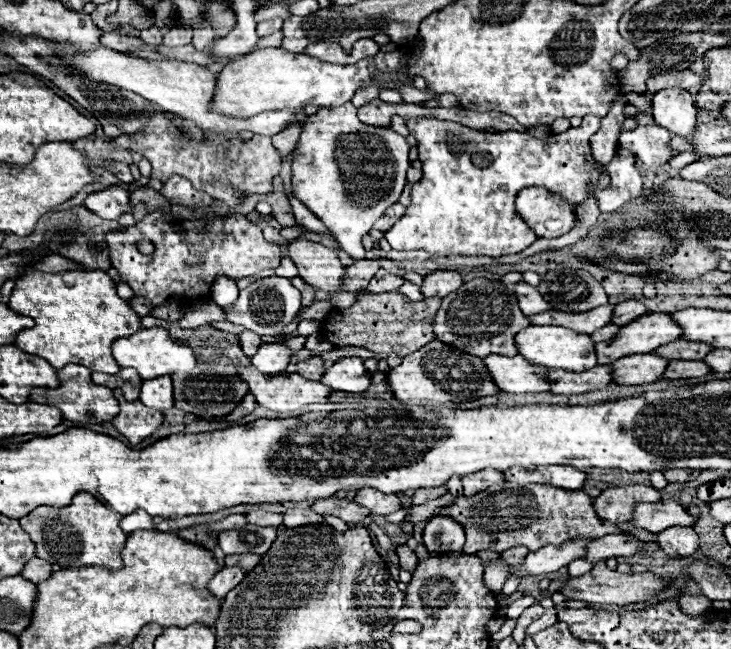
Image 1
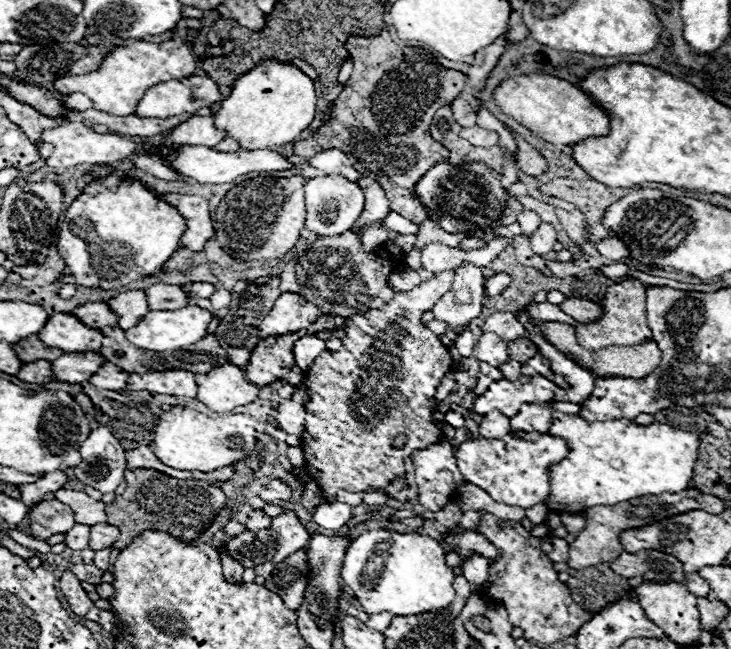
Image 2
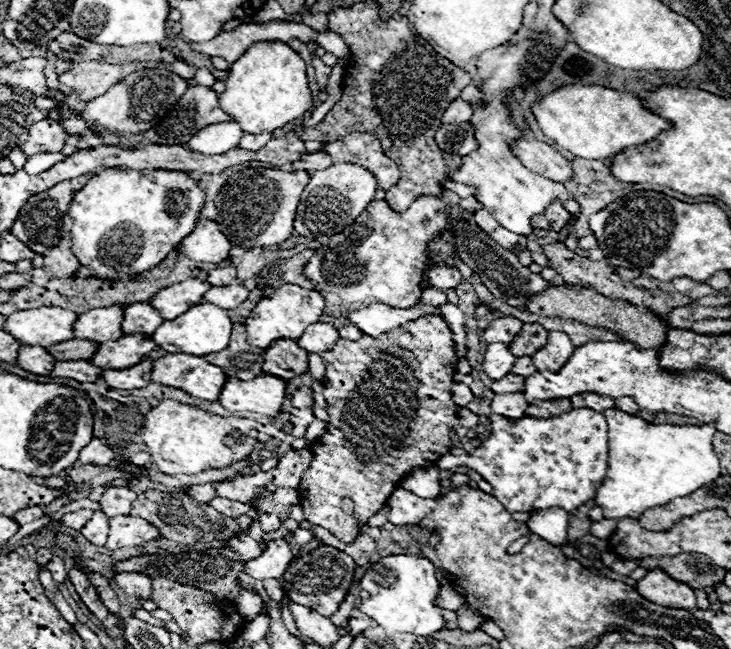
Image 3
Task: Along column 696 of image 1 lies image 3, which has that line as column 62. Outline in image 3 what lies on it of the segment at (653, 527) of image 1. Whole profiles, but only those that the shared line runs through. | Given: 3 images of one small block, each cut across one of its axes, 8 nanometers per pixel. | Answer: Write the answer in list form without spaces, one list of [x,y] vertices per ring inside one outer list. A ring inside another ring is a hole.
[[[82,508],[82,510],[78,510],[78,512],[68,512],[68,514],[64,514],[62,516],[62,522],[64,522],[64,526],[68,526],[68,528],[74,528],[74,530],[82,530],[84,528],[84,524],[88,522],[88,518],[92,518],[92,510],[90,508]]]

